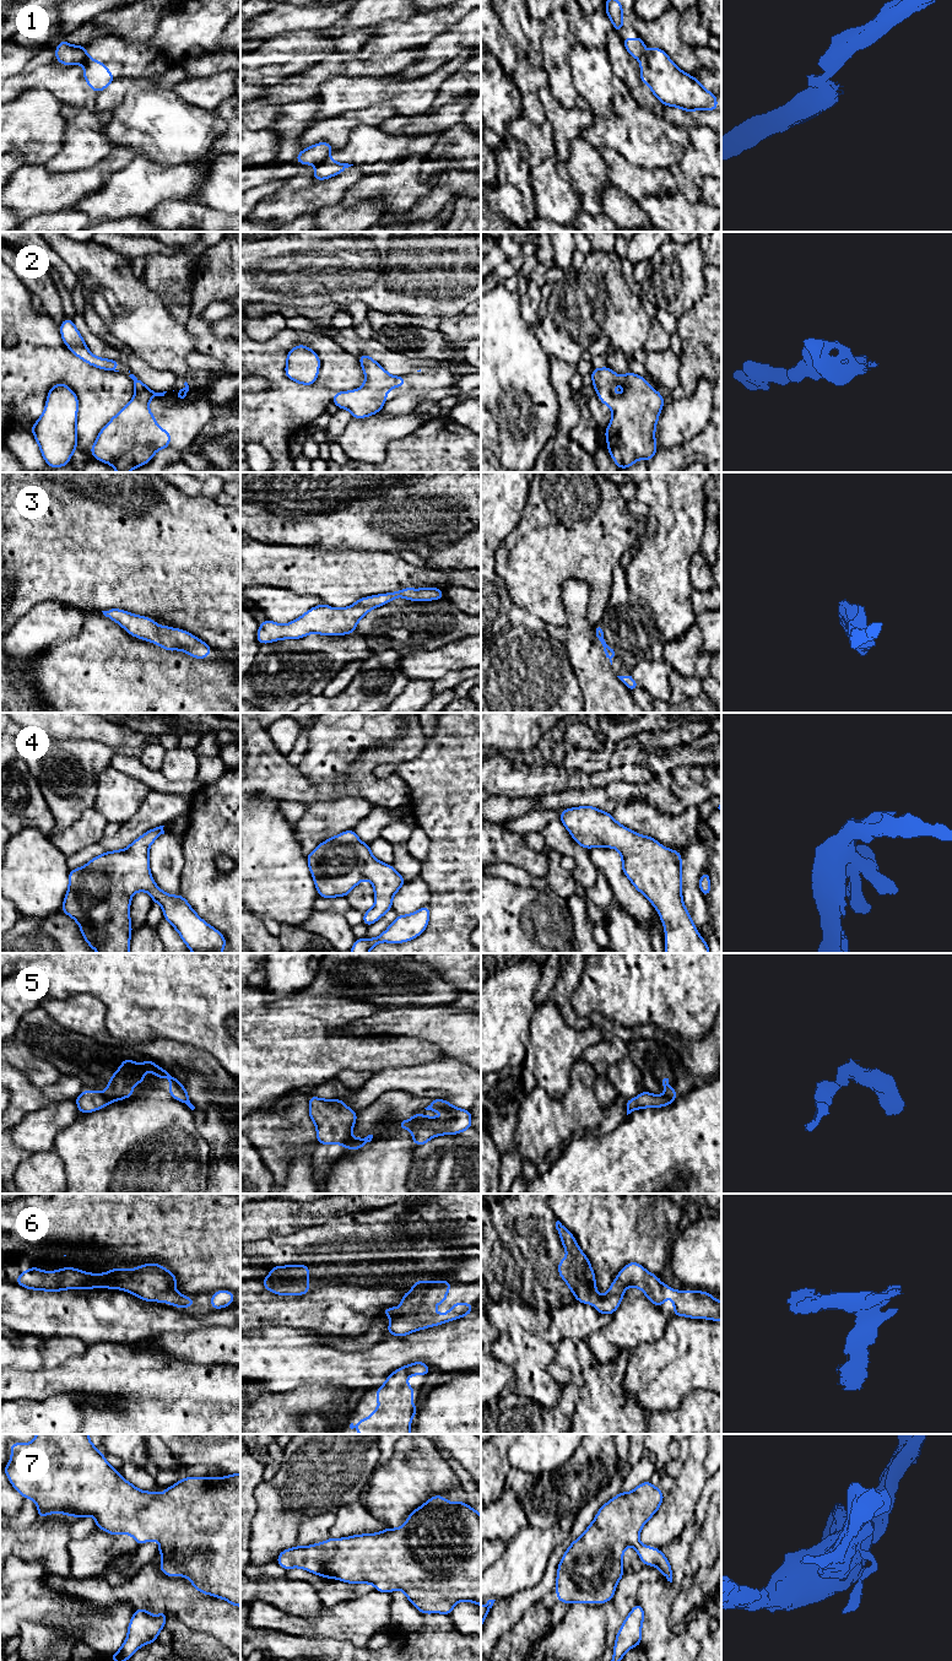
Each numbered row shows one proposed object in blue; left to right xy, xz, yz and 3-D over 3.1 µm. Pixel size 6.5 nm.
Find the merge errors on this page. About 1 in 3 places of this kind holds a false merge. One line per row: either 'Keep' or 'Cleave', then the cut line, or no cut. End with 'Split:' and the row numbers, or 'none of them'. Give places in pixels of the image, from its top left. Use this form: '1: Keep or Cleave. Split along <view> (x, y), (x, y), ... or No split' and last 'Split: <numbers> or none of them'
1: Cleave. Split along xz (328, 155), (315, 164)
2: Keep. No split
3: Keep. No split
4: Keep. No split
5: Cleave. Split along xy (102, 1092), (111, 1102)
6: Keep. No split
7: Keep. No split
Split: 1, 5

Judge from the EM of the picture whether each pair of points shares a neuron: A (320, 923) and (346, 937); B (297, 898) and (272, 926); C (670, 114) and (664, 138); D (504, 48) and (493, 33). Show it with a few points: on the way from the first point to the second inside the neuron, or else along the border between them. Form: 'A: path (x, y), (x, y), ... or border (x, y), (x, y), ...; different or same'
A: path (326, 924), (340, 931); same
B: border (263, 919), (274, 919), (280, 924); different
C: border (672, 123), (685, 128); different
D: path (501, 44), (493, 37); same

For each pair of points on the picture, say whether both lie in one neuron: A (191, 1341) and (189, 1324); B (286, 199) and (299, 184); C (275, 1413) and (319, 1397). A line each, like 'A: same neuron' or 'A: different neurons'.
A: different neurons
B: same neuron
C: same neuron

